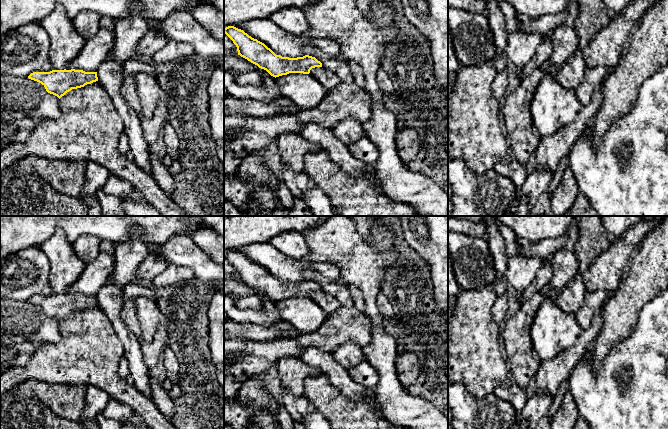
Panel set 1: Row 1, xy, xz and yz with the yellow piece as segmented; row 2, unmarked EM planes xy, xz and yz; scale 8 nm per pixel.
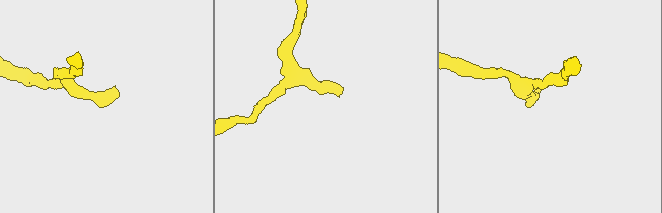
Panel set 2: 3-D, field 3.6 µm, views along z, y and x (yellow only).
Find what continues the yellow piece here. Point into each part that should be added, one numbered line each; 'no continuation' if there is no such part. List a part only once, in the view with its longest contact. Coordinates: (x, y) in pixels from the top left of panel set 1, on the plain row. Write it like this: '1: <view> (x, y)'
no continuation

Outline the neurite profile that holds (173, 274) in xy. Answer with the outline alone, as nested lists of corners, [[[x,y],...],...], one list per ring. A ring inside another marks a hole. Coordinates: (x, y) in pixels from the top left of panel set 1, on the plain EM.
[[[170,264],[162,273],[153,279],[150,286],[152,288],[164,288],[193,279],[195,279],[195,274],[191,269]]]

